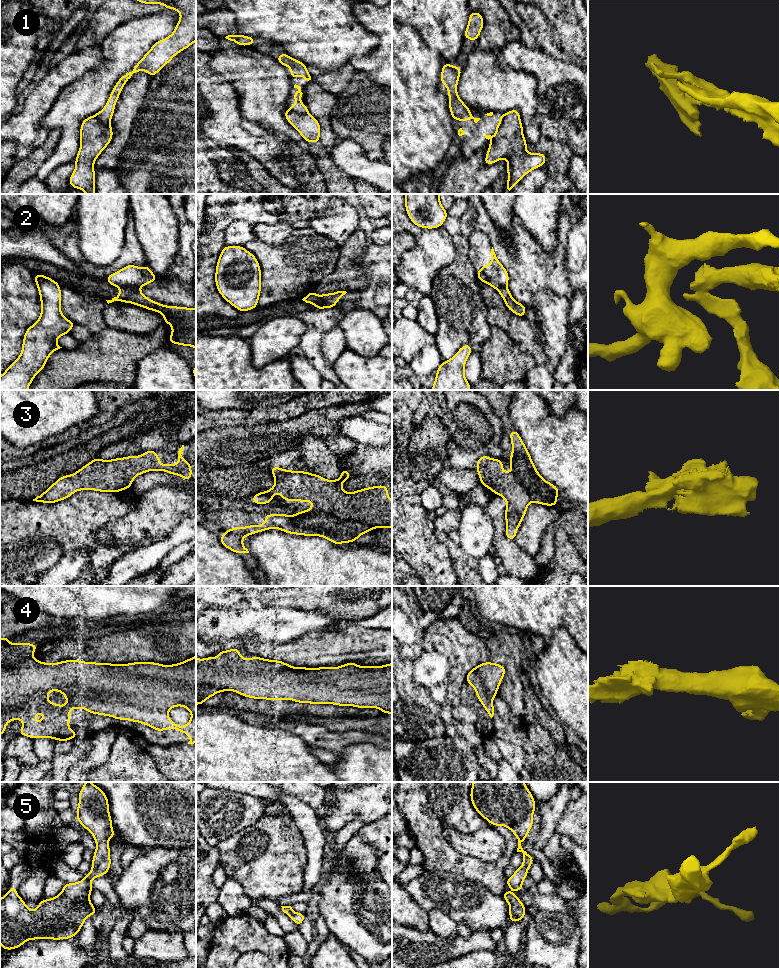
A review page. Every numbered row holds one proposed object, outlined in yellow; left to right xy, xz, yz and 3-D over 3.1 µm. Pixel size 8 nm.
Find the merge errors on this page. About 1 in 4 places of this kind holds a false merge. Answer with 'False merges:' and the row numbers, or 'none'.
False merges: 1, 2

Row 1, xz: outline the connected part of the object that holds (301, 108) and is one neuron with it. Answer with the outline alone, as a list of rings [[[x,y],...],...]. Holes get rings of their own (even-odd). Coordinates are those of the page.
[[[294,85],[294,88],[297,88],[298,91],[293,93],[293,99],[297,102],[296,104],[292,104],[290,105],[290,109],[298,112],[300,114],[306,114],[308,113],[308,108],[306,106],[306,104],[303,104],[301,102],[301,97],[302,97],[302,92],[301,92],[301,87],[298,85]]]

